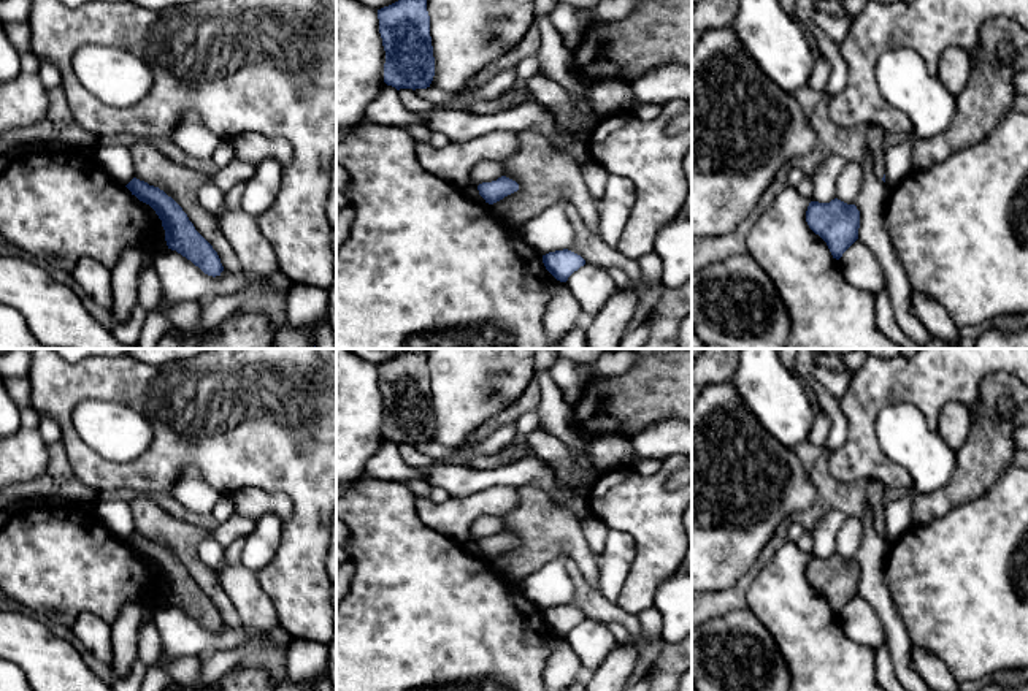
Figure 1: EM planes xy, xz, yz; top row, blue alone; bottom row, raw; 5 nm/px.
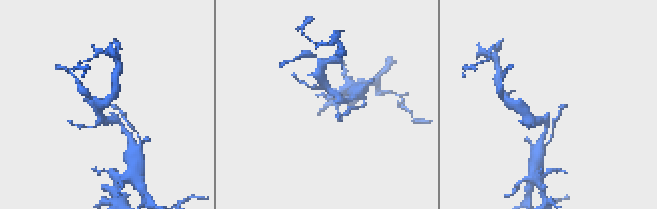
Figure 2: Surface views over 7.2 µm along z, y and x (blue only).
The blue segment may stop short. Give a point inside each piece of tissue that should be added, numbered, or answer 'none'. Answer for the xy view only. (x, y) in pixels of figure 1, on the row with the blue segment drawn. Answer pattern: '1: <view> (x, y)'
none

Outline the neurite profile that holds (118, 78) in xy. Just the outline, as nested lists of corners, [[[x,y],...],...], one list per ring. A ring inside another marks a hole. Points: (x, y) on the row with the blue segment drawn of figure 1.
[[[116,46],[81,48],[73,57],[73,70],[92,95],[114,108],[136,105],[154,79],[140,57]]]

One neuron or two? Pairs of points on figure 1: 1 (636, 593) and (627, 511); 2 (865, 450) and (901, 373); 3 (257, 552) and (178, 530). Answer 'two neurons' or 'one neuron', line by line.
1: one neuron
2: one neuron
3: two neurons

